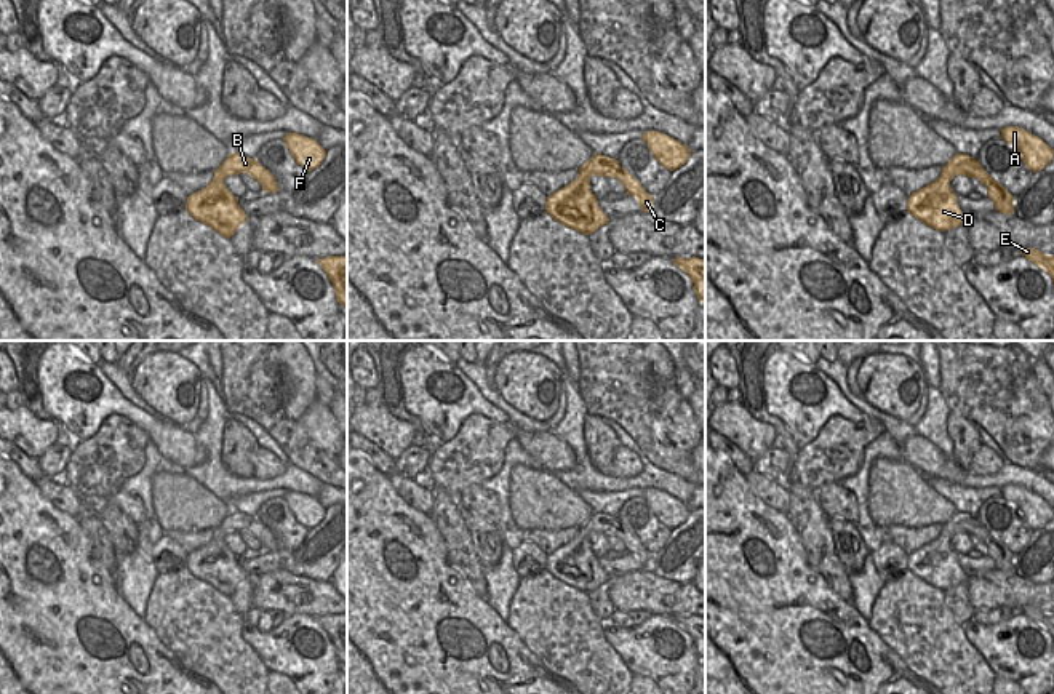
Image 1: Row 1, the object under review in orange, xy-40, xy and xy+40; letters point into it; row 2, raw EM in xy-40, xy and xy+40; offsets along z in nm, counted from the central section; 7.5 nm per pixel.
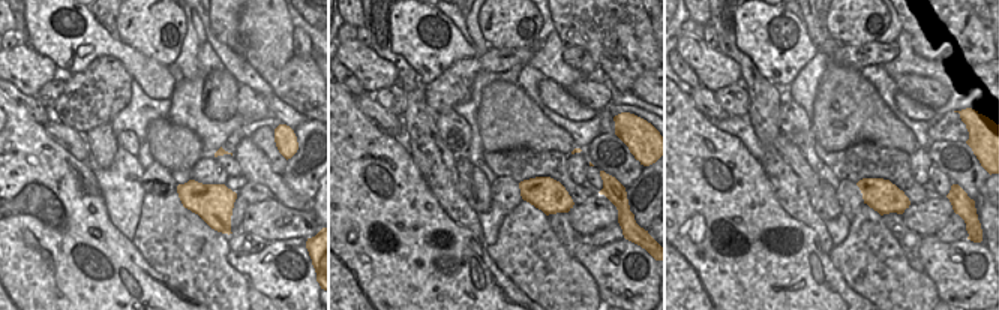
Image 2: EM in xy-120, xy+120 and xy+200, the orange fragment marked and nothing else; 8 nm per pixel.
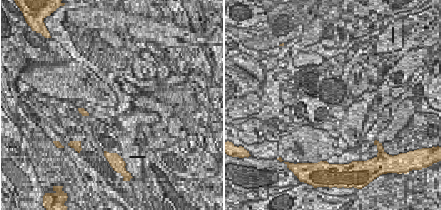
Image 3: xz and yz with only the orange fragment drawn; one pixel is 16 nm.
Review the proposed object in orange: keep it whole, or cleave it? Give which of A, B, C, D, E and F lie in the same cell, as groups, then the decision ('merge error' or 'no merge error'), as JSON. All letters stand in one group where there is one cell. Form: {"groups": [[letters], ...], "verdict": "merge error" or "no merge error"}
{"groups": [["A", "B", "C", "D", "E", "F"]], "verdict": "no merge error"}

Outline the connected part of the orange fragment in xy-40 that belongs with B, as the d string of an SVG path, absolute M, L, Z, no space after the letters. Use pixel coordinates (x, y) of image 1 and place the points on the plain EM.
M230 510L214 529L213 539L205 547L189 553L186 561L186 568L194 577L210 584L226 596L230 596L248 577L238 563L238 556L224 542L227 534L240 531L248 531L254 536L264 550L280 550L273 532L259 523L256 517Z

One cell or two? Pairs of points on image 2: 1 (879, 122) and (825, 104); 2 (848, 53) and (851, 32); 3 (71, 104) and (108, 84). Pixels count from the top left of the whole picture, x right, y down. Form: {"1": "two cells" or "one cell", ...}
{"1": "one cell", "2": "two cells", "3": "one cell"}

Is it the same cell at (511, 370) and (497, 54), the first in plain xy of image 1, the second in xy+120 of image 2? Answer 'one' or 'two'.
two

